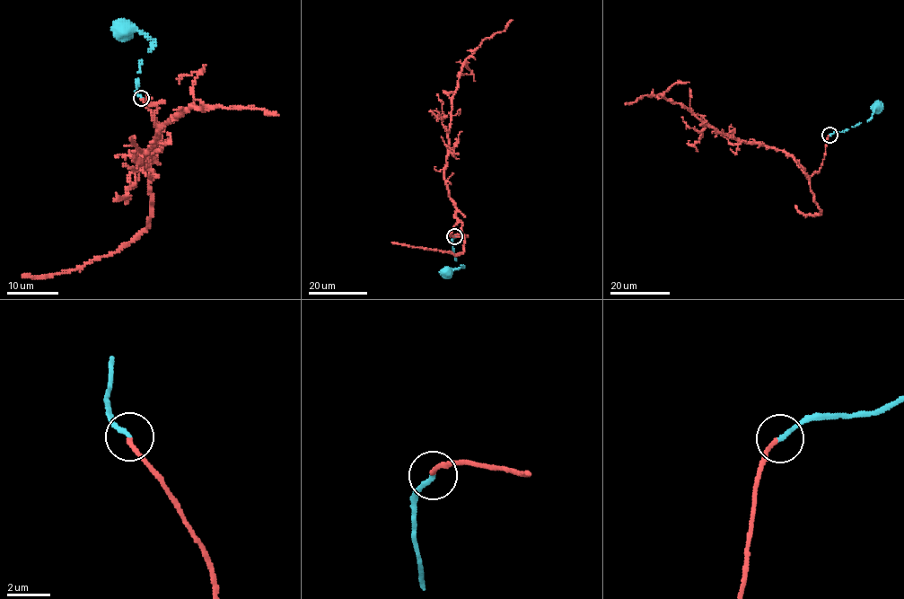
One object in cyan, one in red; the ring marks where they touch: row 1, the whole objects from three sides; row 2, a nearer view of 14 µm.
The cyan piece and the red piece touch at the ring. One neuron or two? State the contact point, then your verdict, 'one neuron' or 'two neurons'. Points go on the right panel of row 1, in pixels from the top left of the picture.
at (829, 135); one neuron

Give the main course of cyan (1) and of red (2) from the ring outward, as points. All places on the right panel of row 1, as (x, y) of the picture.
1: (829, 135), (869, 119), (877, 109), (875, 107)
2: (829, 135), (822, 165), (808, 178), (805, 170), (785, 153), (720, 134), (680, 103), (659, 94), (625, 104)

